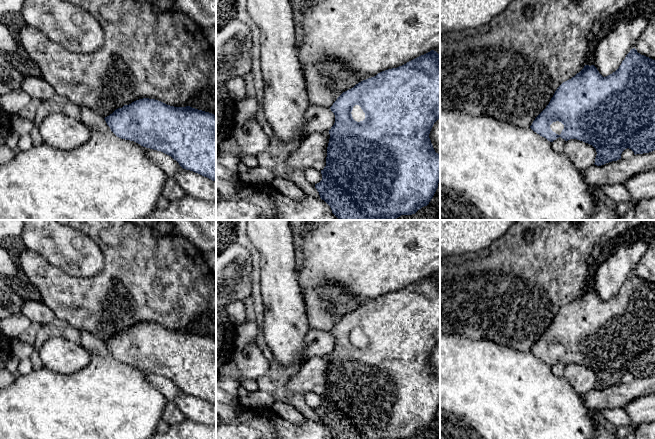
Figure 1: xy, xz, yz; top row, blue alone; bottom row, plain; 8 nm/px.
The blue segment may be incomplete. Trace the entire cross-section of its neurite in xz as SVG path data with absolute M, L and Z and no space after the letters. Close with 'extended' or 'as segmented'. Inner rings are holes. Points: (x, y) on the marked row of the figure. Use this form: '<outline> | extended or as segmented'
M431 50L402 66L382 71L374 77L359 82L343 92L330 109L335 115L335 123L329 130L326 166L321 170L322 180L315 184L315 188L320 198L330 206L332 213L339 220L395 220L401 215L415 214L429 204L440 181L440 154L435 152L429 138L434 123L440 118L440 60L436 51Z | extended

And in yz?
M633 48L619 68L606 77L594 65L585 65L579 73L557 88L549 104L535 118L530 128L550 142L561 137L565 141L577 139L592 145L597 152L594 163L597 166L621 159L622 152L627 148L635 155L654 151L655 60L641 55Z | extended

